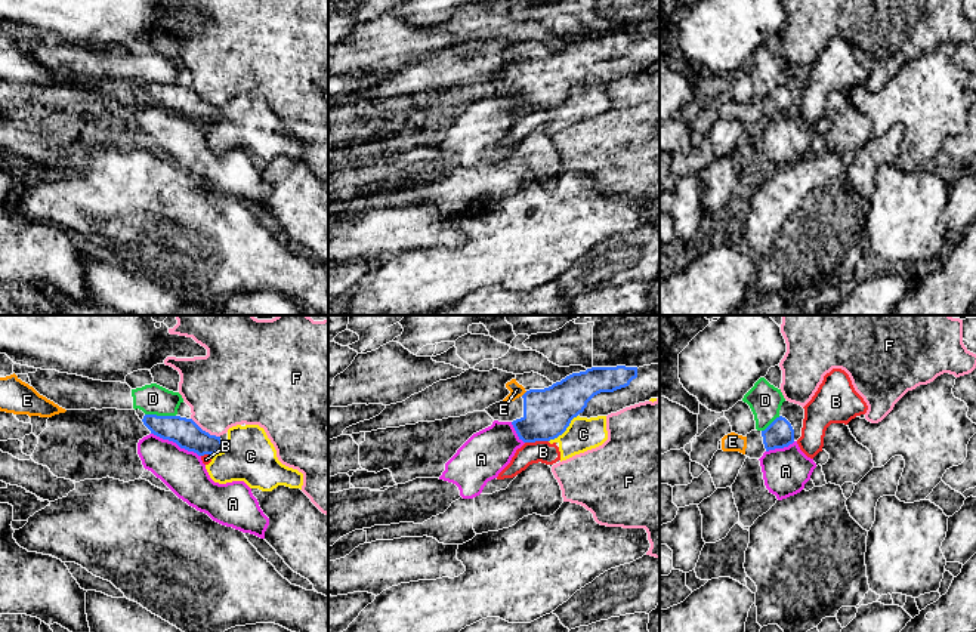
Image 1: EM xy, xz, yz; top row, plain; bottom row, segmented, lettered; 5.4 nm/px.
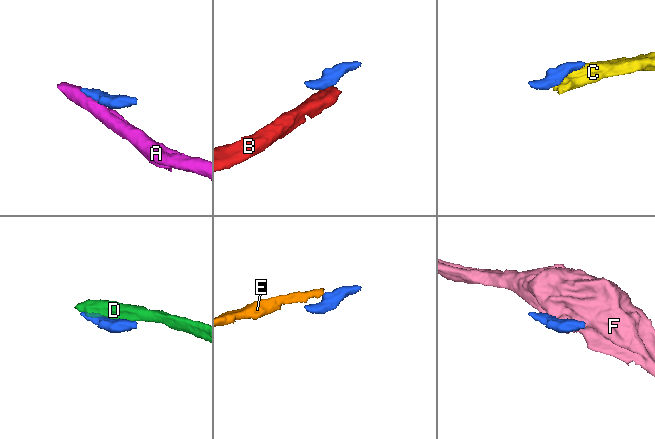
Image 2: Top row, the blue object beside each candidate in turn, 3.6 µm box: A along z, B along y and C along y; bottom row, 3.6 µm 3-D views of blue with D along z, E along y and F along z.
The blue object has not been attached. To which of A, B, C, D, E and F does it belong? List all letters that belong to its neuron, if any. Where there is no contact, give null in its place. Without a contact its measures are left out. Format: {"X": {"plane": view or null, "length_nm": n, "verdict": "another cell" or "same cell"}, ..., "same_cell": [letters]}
{"A": {"plane": "xy", "length_nm": 300, "verdict": "another cell"}, "B": {"plane": "xz", "length_nm": 130, "verdict": "another cell"}, "C": {"plane": "xz", "length_nm": 220, "verdict": "another cell"}, "D": {"plane": "xy", "length_nm": 170, "verdict": "another cell"}, "E": {"plane": "xz", "length_nm": 50, "verdict": "same cell"}, "F": {"plane": "xy", "length_nm": 190, "verdict": "another cell"}, "same_cell": ["E"]}

